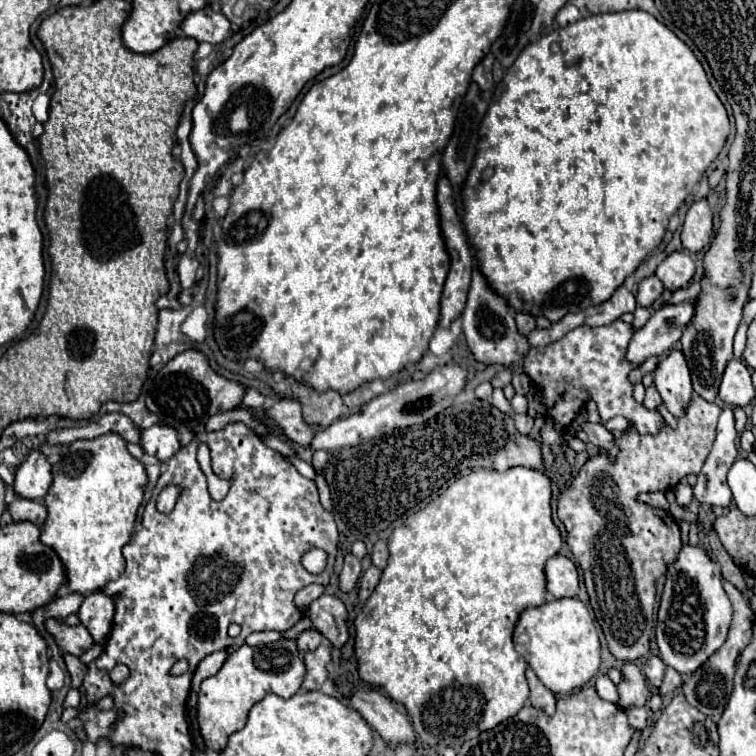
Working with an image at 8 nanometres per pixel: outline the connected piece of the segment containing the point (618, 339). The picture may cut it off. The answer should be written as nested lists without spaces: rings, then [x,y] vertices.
[[[623,321],[595,329],[579,325],[551,345],[531,347],[525,359],[525,373],[543,391],[547,415],[553,419],[557,431],[563,431],[571,423],[571,417],[575,417],[575,413],[581,409],[581,405],[593,399],[599,407],[603,423],[615,415],[625,415],[639,433],[659,433],[663,427],[661,413],[643,409],[643,405],[633,399],[633,385],[627,379],[629,371],[635,367],[623,361],[623,349],[627,349],[631,333],[633,327]]]

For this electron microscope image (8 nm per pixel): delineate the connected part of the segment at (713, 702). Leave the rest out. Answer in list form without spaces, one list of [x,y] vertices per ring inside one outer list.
[[[725,583],[723,587],[725,587],[725,591],[733,603],[733,621],[729,627],[727,641],[695,673],[691,673],[683,683],[683,695],[685,695],[687,703],[697,707],[701,713],[707,713],[715,721],[721,717],[721,713],[729,701],[729,695],[733,689],[733,675],[735,675],[737,657],[741,655],[745,645],[749,645],[749,641],[753,637],[753,621],[755,621],[755,613],[751,611],[749,601],[741,595],[741,591],[737,591],[731,583]]]

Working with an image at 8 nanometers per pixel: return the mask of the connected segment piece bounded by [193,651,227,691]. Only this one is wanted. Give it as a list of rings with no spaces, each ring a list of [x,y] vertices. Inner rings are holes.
[[[215,651],[215,653],[207,655],[207,657],[197,665],[197,669],[195,669],[195,673],[193,673],[193,691],[199,689],[199,685],[201,685],[203,679],[215,675],[215,673],[219,671],[219,665],[223,665],[225,659],[227,659],[227,651]]]

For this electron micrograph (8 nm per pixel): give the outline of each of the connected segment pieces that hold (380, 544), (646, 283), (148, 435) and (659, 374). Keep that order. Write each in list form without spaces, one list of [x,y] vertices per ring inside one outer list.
[[[377,541],[373,545],[373,553],[371,553],[371,561],[375,567],[383,569],[387,565],[387,557],[389,557],[389,549],[387,549],[387,543],[385,541]]]
[[[649,275],[645,277],[641,283],[639,283],[639,289],[637,289],[637,305],[641,307],[651,307],[663,293],[663,283],[655,277],[655,275]]]
[[[153,425],[149,429],[143,429],[139,445],[145,453],[155,455],[159,461],[167,461],[179,451],[175,429],[167,429],[165,425]]]
[[[671,349],[655,367],[653,383],[663,397],[665,407],[675,415],[681,417],[687,401],[691,399],[691,375],[687,361],[681,349]]]

